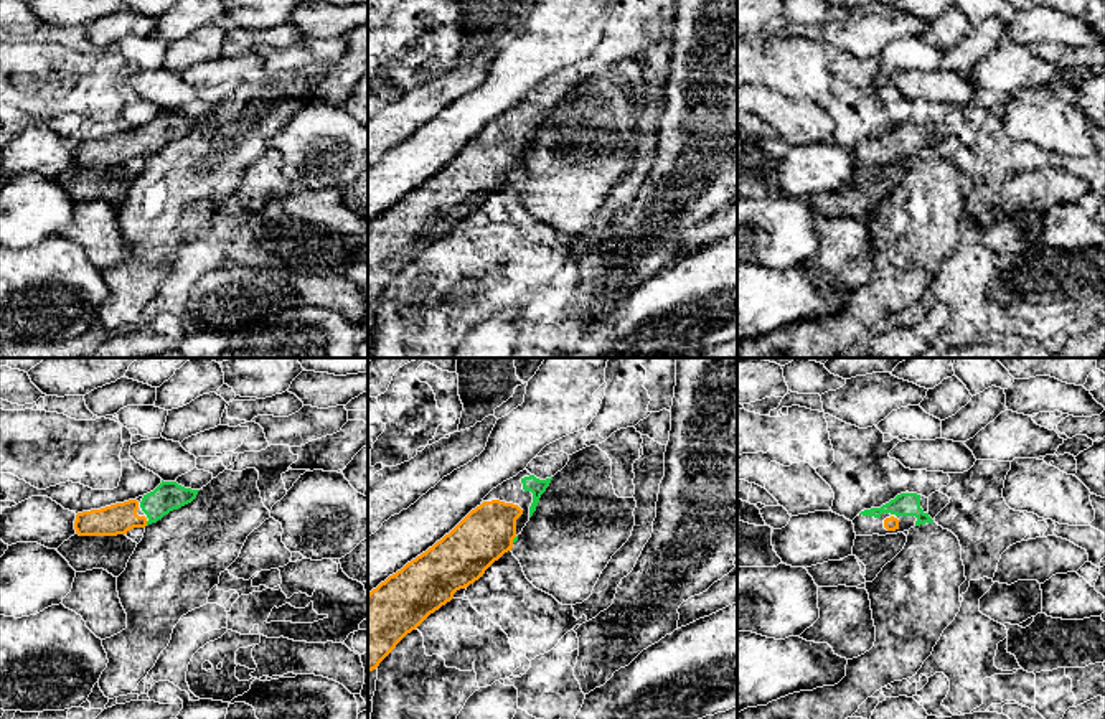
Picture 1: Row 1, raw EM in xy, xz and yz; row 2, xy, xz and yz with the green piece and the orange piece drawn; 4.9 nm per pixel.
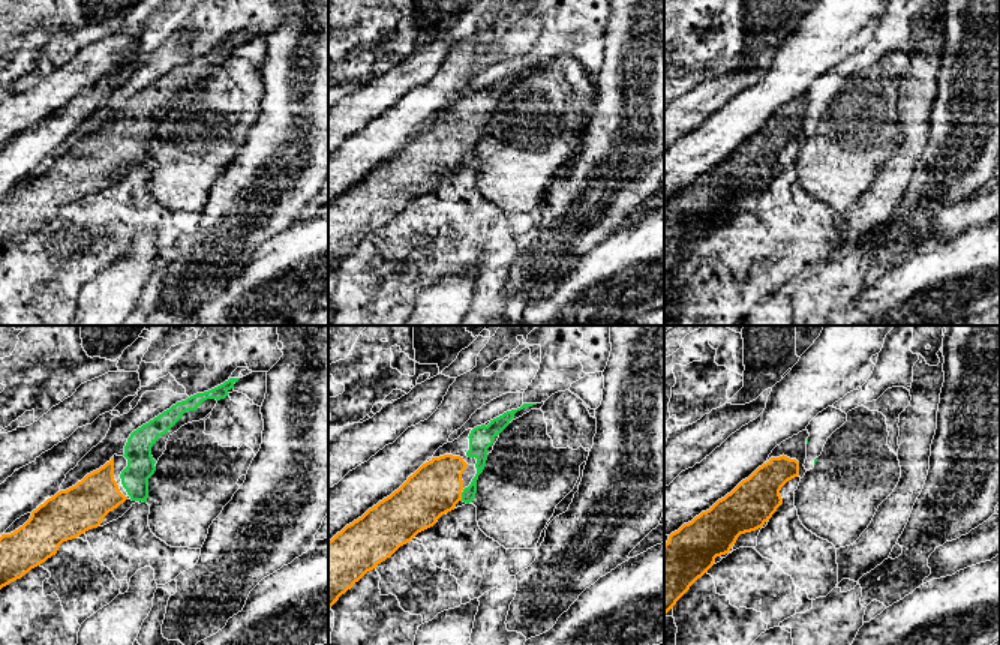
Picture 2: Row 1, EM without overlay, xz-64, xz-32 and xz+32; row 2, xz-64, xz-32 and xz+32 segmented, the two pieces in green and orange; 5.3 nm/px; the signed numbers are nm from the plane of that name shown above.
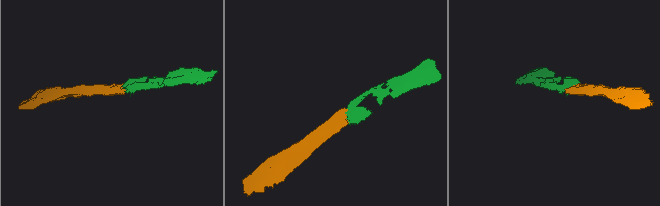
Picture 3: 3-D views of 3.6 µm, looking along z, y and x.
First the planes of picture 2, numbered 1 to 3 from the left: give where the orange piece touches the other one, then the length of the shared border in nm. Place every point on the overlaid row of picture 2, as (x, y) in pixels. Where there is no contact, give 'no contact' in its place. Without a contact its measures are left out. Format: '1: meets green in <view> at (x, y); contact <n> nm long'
1: no contact
2: meets green in xz-32 at (462, 497); contact 50 nm long
3: no contact

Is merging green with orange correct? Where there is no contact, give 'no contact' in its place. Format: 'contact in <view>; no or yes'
contact in xy; yes

